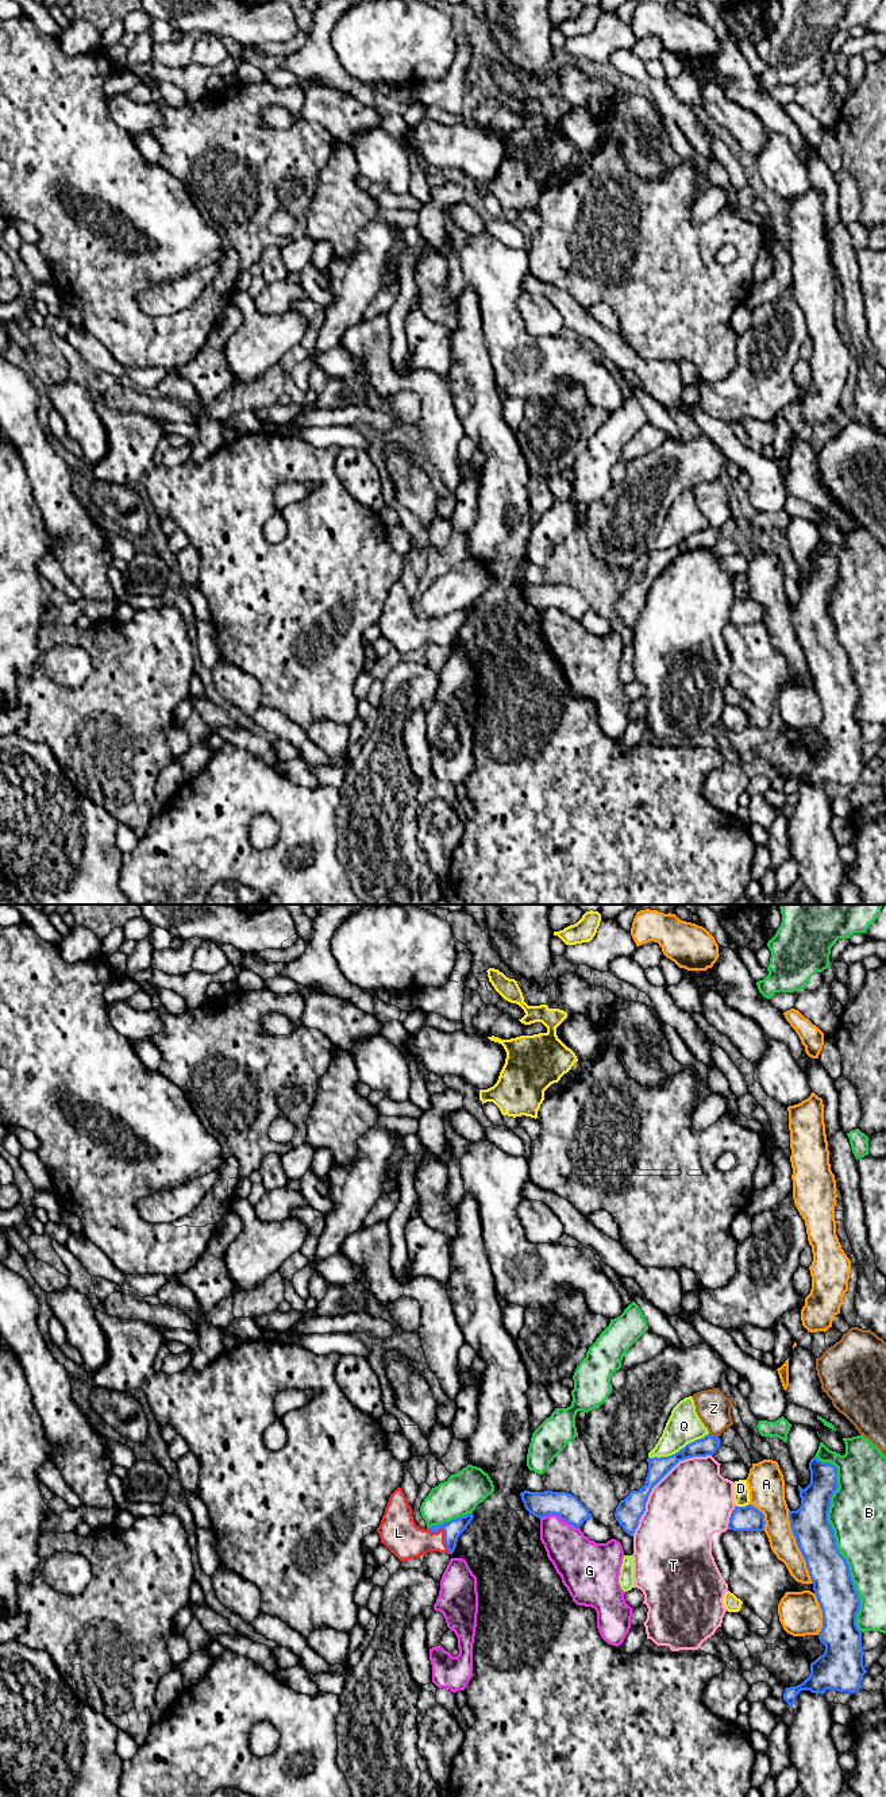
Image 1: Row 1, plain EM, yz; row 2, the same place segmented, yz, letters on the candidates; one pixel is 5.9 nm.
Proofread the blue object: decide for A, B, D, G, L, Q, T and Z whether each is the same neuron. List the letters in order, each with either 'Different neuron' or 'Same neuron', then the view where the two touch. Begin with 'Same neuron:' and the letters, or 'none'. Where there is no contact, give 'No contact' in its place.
Same neuron: L
A: Different neuron. Touches blue in yz
B: Different neuron. Touches blue in yz
D: Different neuron. Touches blue in yz
G: Different neuron. Touches blue in yz
L: Same neuron. Touches blue in yz
Q: Different neuron. Touches blue in yz
T: Different neuron. Touches blue in yz
Z: Different neuron. Touches blue in yz

